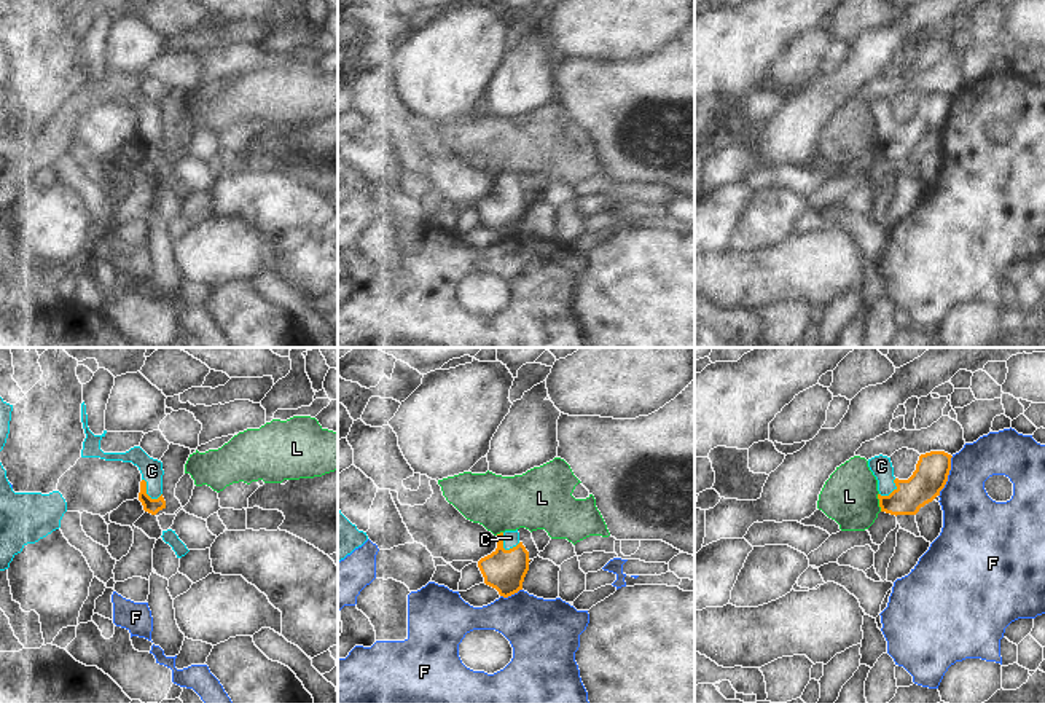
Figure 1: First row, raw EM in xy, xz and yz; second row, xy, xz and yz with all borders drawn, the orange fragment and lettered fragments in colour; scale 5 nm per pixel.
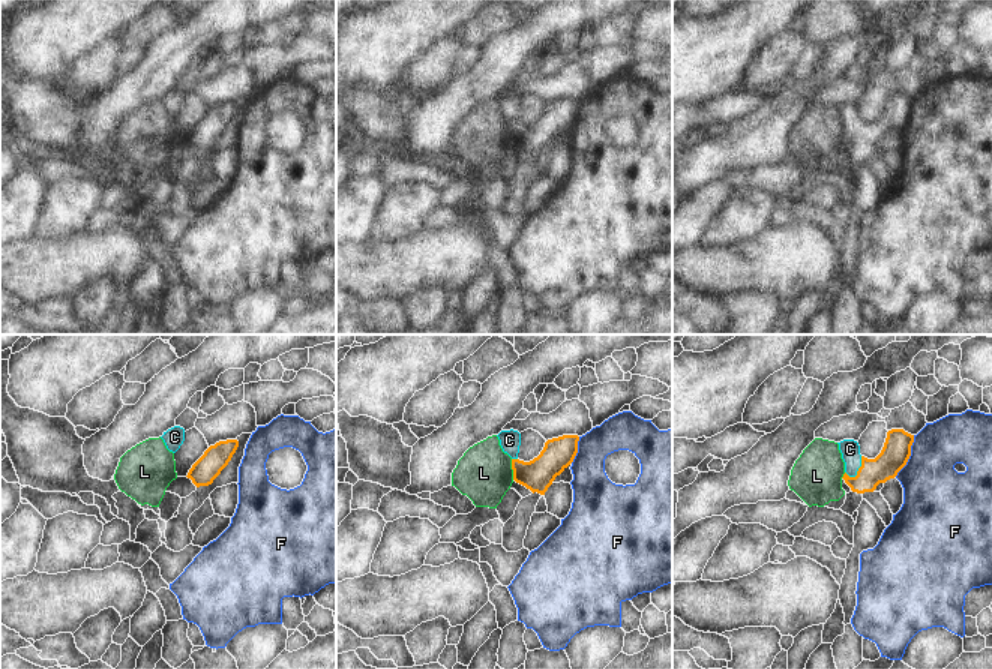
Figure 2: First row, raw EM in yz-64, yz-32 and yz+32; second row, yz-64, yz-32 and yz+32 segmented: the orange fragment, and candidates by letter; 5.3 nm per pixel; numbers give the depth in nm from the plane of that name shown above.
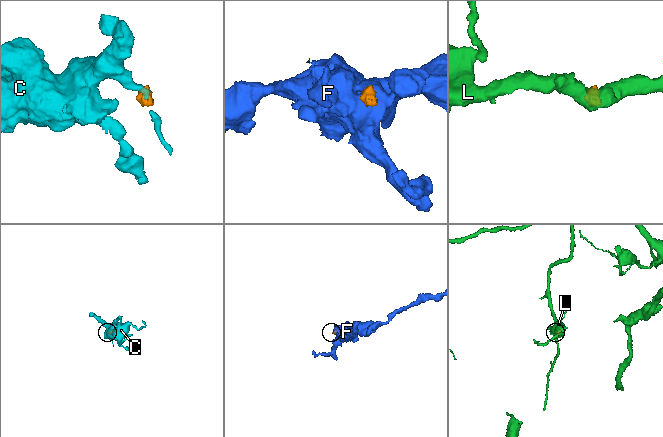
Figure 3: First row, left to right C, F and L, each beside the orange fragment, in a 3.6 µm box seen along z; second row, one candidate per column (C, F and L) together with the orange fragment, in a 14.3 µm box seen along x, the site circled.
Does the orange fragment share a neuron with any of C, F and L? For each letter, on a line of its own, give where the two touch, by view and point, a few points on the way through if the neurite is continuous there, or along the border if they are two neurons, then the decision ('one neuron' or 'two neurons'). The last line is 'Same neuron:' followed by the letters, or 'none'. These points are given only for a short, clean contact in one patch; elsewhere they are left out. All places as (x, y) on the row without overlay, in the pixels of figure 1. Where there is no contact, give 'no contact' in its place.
C: meets orange in xy at (145, 134); runs through xy (152, 149), (152, 141), (145, 134), (152, 128), (152, 113); one neuron
F: meets orange in yz at (947, 120); border along yz (953, 99), (948, 123), (939, 139); two neurons
L: meets orange in yz at (880, 145); border along yz (878, 136), (881, 153); two neurons
Same neuron: C

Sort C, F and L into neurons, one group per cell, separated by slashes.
C / F / L

